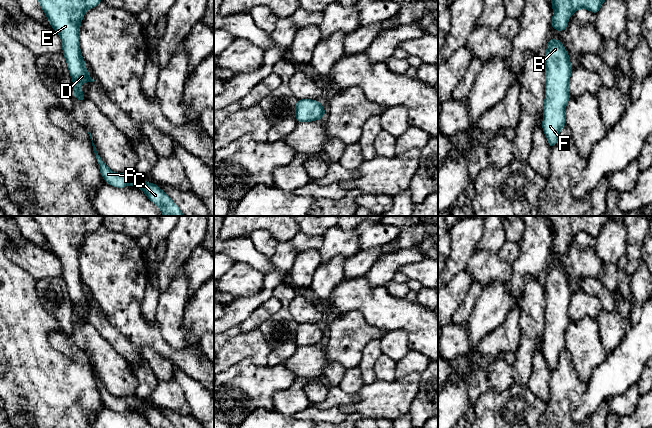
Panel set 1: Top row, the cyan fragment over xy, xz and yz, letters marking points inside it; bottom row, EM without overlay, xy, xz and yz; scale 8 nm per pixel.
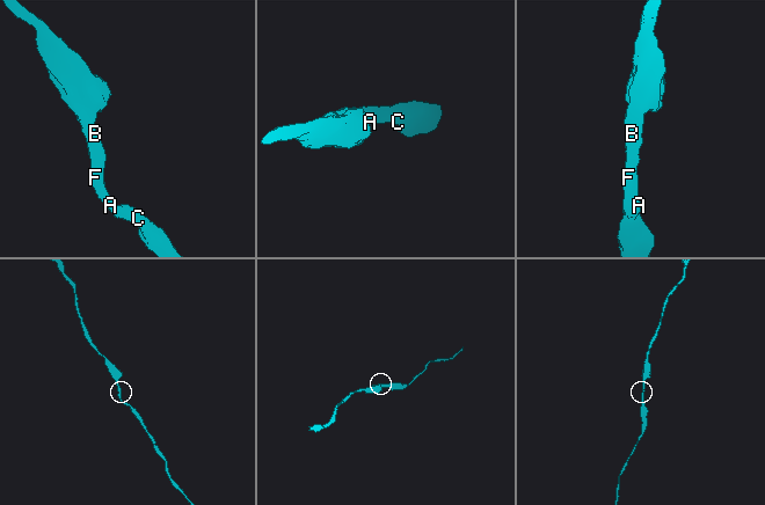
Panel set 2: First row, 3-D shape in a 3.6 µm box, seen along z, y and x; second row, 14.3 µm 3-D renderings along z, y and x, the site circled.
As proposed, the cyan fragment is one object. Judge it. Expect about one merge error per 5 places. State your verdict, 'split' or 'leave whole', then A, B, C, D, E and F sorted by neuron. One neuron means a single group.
leave whole; A B C D E F

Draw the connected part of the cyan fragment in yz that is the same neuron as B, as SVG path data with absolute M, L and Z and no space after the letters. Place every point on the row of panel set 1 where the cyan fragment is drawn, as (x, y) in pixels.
M549 39L545 55L545 101L542 128L548 139L549 147L555 147L560 130L566 125L565 107L570 99L568 83L572 73L570 57L563 44L558 39Z

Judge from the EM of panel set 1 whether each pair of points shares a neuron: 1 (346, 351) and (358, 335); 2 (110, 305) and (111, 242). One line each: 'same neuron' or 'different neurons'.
1: same neuron
2: same neuron

